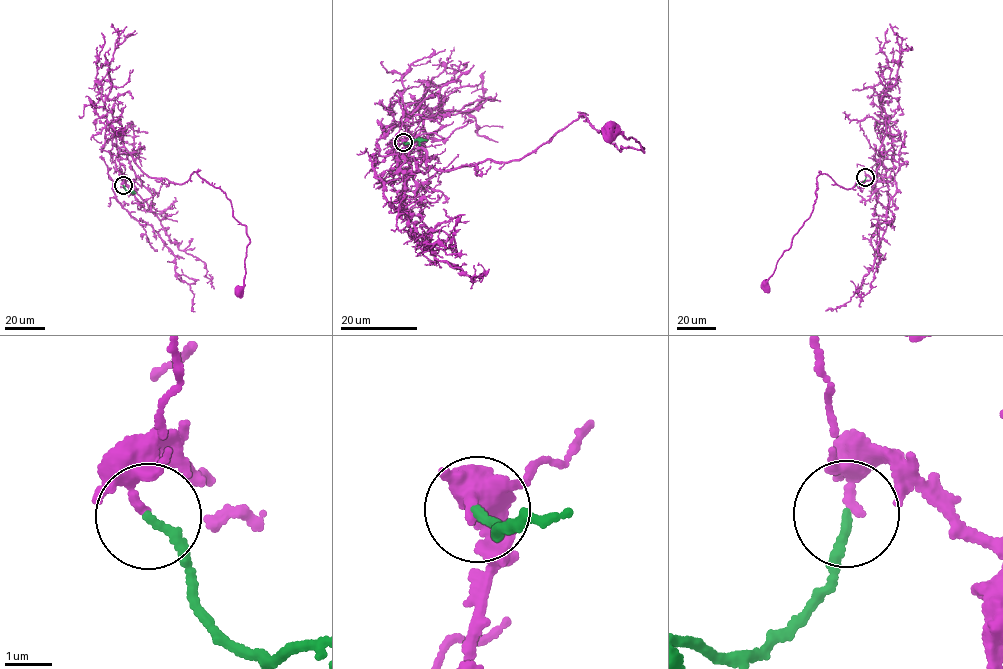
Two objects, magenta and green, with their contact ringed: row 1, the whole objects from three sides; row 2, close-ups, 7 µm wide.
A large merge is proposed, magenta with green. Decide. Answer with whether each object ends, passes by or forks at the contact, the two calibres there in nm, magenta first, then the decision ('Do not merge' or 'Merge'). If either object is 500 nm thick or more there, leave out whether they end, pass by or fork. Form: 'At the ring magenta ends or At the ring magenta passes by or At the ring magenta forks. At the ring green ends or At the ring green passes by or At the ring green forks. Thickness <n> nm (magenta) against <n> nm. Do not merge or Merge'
At the ring magenta passes by. At the ring green ends. Thickness 240 nm (magenta) against 180 nm. Merge

